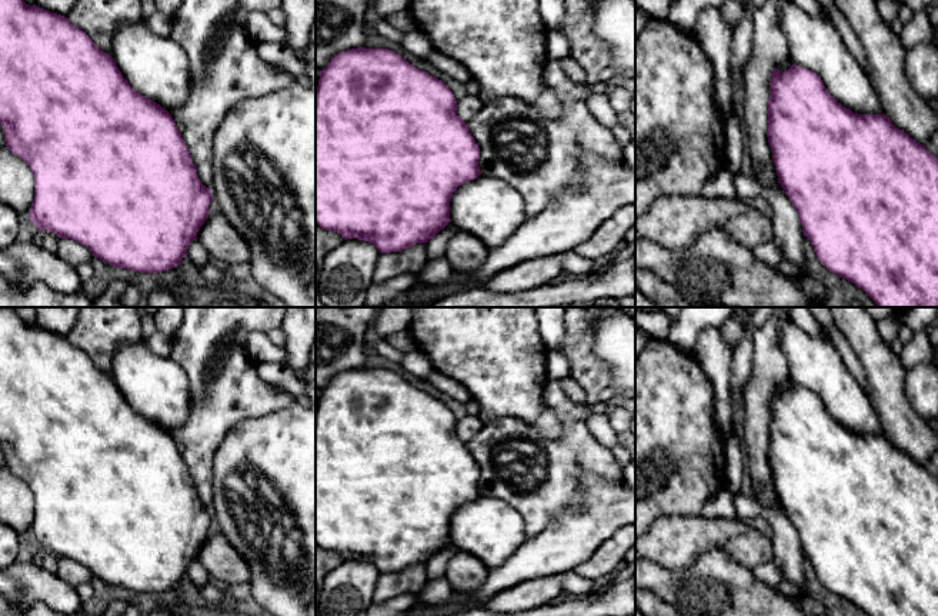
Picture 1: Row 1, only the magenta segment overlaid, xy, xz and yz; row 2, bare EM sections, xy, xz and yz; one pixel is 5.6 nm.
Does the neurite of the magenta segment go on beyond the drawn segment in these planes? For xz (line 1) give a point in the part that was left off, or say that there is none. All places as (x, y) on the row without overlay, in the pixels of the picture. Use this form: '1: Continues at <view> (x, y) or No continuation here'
1: Continues at xz (490, 529)

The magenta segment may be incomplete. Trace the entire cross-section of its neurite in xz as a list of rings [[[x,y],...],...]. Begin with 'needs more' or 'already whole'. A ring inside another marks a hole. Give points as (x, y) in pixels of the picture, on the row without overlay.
needs more; [[[351,369],[334,374],[327,387],[320,390],[316,409],[316,545],[337,552],[347,559],[373,563],[380,573],[401,572],[415,563],[427,563],[450,542],[460,550],[478,557],[488,569],[500,567],[527,540],[523,516],[504,500],[484,496],[478,487],[480,467],[467,444],[457,436],[457,420],[441,400],[414,387],[388,369]]]

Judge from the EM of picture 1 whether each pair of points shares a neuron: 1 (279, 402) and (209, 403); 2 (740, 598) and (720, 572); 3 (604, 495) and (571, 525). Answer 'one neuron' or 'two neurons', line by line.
1: one neuron
2: one neuron
3: one neuron

